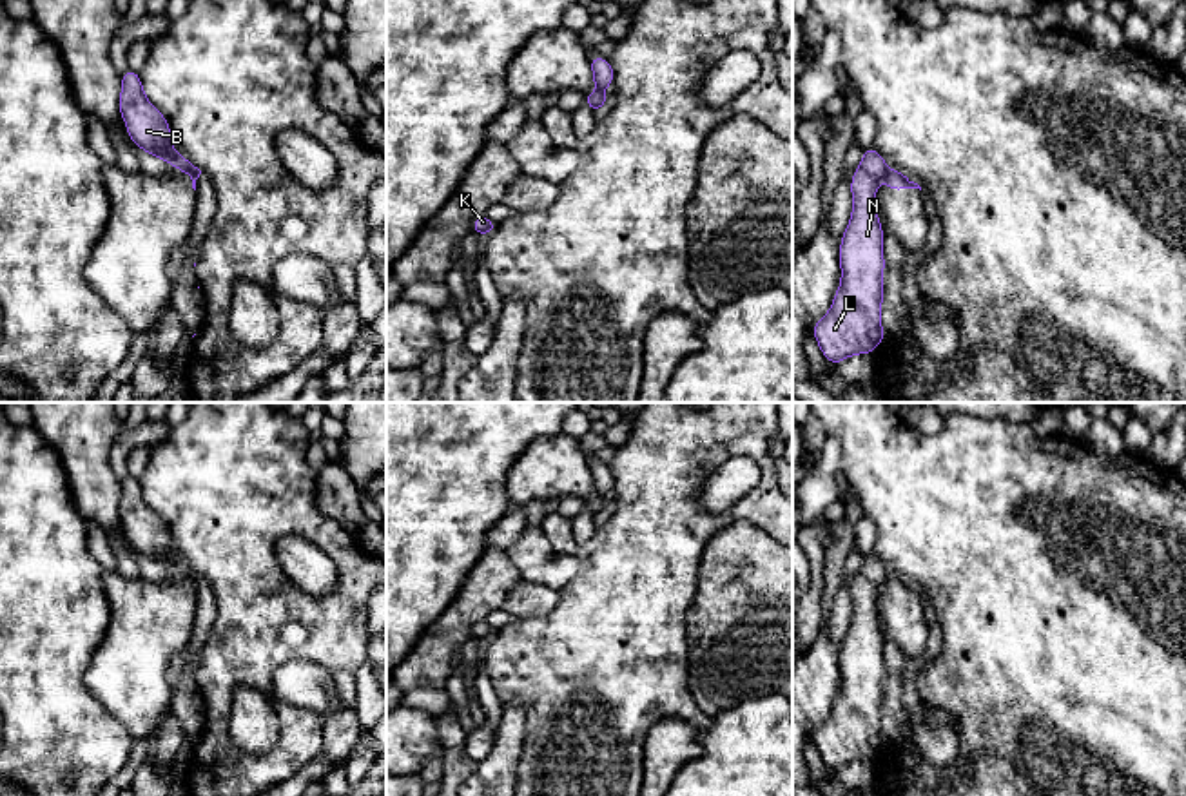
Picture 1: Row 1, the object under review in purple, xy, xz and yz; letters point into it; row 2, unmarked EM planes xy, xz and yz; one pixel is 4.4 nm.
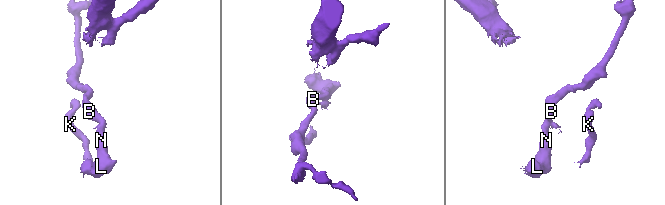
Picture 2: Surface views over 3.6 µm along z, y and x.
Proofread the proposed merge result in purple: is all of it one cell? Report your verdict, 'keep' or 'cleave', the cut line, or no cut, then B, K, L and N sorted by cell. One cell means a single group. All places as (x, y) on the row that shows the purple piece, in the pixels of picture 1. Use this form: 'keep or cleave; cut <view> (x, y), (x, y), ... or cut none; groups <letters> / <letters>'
cleave; cut yz (891, 171), (885, 178); groups B L N / K

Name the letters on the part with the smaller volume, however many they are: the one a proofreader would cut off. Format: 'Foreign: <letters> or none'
Foreign: B, L, N

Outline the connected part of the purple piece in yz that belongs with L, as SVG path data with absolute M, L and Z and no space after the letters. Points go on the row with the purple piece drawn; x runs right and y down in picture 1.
M869 147L851 178L852 212L840 241L840 286L829 312L811 328L831 364L840 364L854 354L869 355L885 339L885 232L876 210L876 190L889 172L890 167L878 149Z

